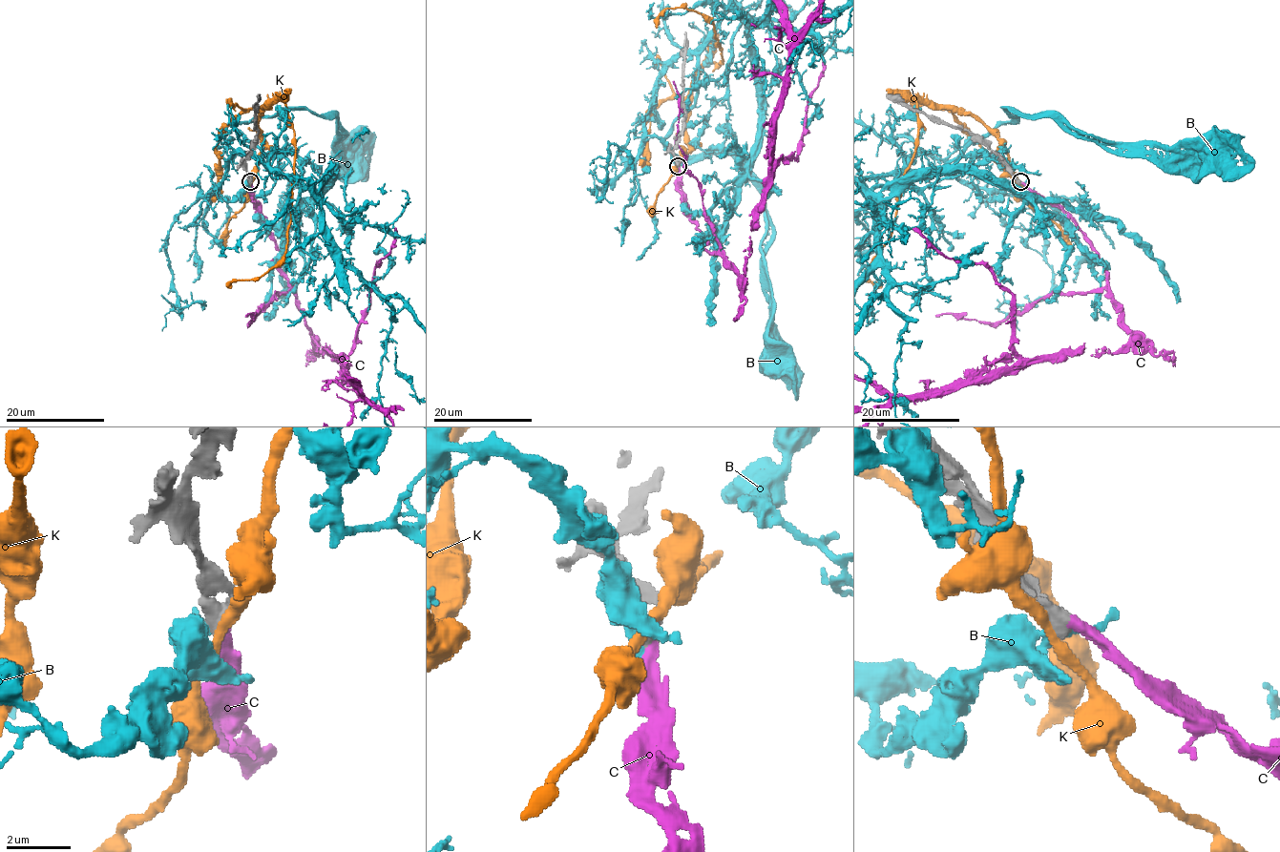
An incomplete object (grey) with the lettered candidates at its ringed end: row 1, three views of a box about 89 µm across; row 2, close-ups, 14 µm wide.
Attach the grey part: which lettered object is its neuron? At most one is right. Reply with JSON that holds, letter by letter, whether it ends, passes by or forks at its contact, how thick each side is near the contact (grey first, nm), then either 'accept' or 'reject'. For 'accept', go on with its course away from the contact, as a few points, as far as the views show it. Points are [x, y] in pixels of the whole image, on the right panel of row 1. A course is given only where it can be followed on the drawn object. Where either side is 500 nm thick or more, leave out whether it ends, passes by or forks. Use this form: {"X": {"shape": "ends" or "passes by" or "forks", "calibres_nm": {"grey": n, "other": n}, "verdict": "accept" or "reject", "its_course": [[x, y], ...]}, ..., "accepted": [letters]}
{"B": {"shape": "passes by", "calibres_nm": {"grey": 440, "other": 240}, "verdict": "reject"}, "C": {"calibres_nm": {"grey": 600, "other": 360}, "verdict": "accept"}, "K": {"calibres_nm": {"grey": 650, "other": 340}, "verdict": "reject"}, "accepted": ["C"]}

